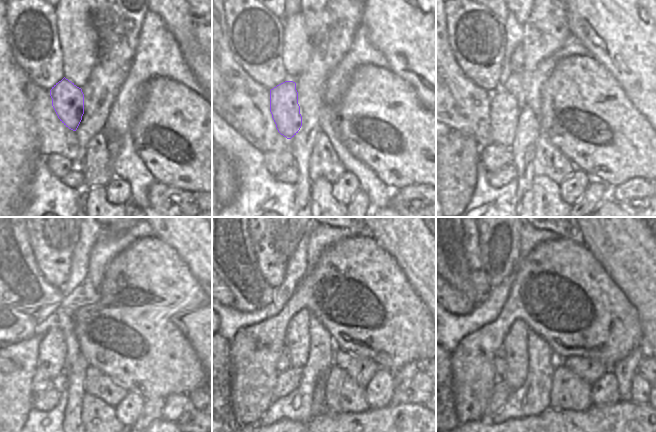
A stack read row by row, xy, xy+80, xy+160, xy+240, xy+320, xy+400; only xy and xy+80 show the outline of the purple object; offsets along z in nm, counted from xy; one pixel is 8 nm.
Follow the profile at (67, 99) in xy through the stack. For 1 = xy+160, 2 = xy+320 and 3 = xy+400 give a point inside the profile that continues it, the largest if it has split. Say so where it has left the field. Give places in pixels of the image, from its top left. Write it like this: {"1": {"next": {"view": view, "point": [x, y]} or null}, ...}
{"1": {"next": {"view": "xy+160", "point": [504, 109]}}, "2": {"next": {"view": "xy+320", "point": [297, 340]}}, "3": {"next": {"view": "xy+400", "point": [515, 345]}}}

